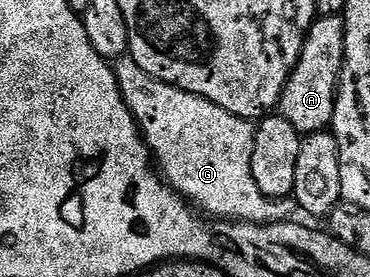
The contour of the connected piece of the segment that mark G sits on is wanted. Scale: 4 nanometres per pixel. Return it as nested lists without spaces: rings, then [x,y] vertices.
[[[132,56],[120,58],[116,62],[115,72],[123,99],[133,112],[141,134],[145,136],[145,142],[149,145],[149,151],[153,154],[162,178],[202,214],[213,219],[244,219],[257,225],[288,221],[294,216],[295,205],[292,200],[283,197],[265,198],[263,191],[259,191],[259,183],[255,183],[255,175],[251,175],[251,155],[257,138],[257,130],[252,120],[236,117],[234,113],[223,111],[223,107],[199,95],[176,89],[173,85],[147,75],[147,71],[143,71],[143,67],[139,67],[139,63],[135,63]]]

